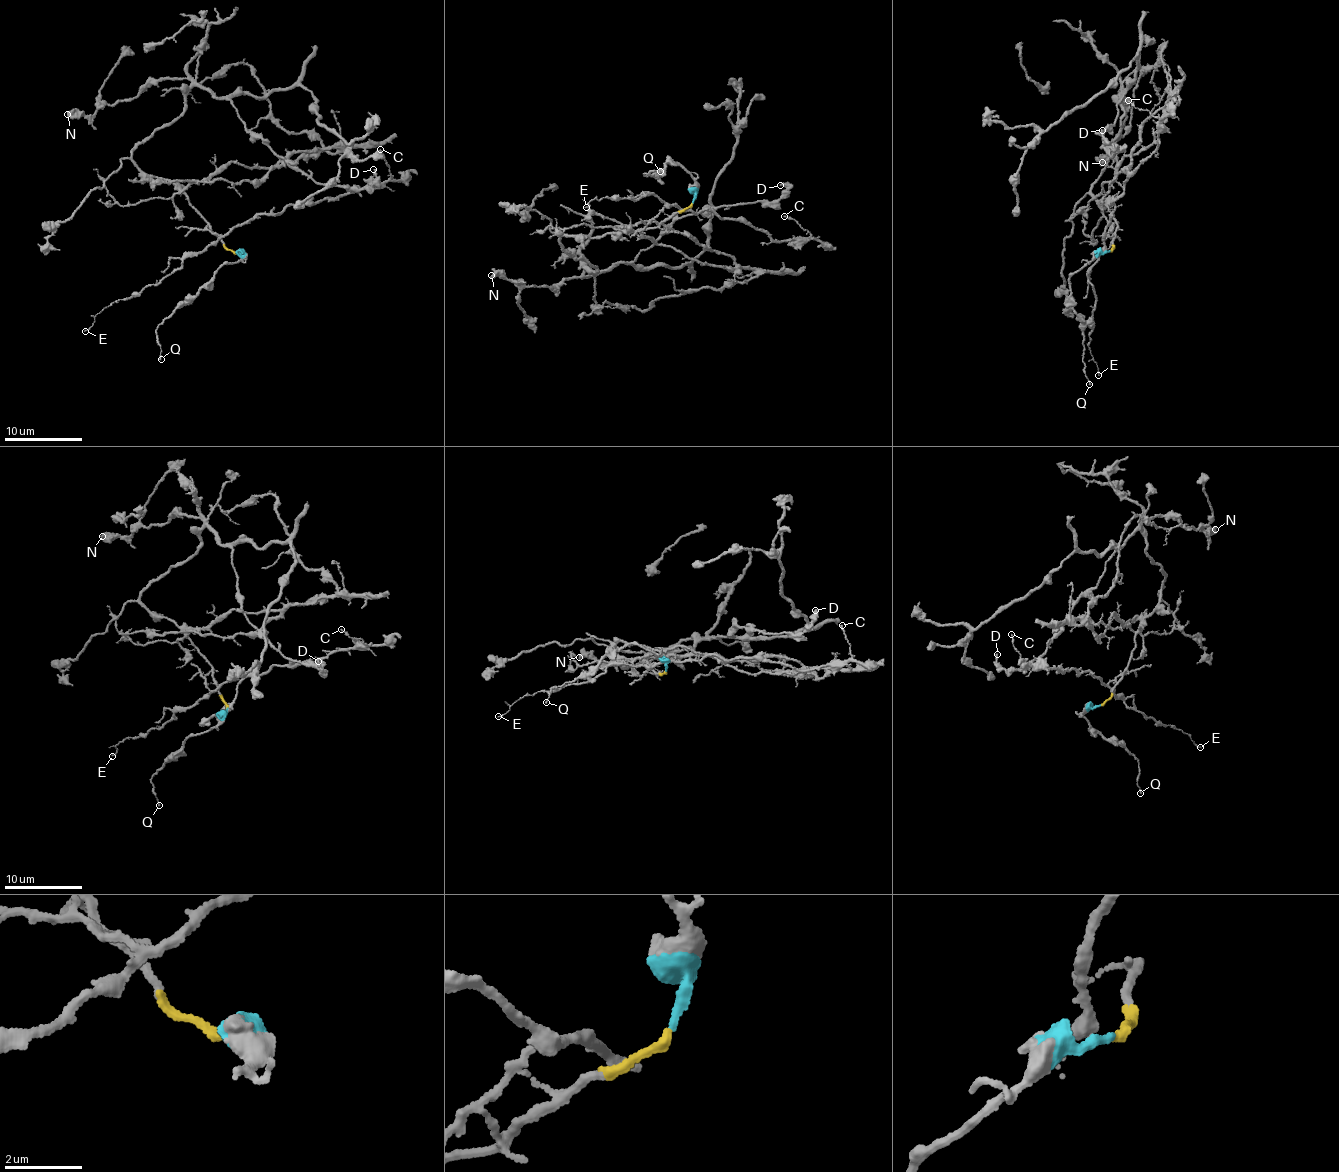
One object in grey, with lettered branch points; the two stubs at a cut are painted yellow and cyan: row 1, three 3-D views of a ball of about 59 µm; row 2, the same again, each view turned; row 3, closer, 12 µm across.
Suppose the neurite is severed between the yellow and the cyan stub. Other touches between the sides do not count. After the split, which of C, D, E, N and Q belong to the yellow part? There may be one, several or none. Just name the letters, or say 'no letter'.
C, D, E, N

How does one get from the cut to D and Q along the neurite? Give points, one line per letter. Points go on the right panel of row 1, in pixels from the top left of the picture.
D: (1110, 251), (1117, 226), (1091, 184), (1112, 155), (1124, 89), (1103, 136), (1109, 156), (1118, 149), (1101, 129)
Q: (1110, 251), (1095, 256), (1069, 281), (1069, 295), (1083, 336), (1082, 361), (1090, 384)

